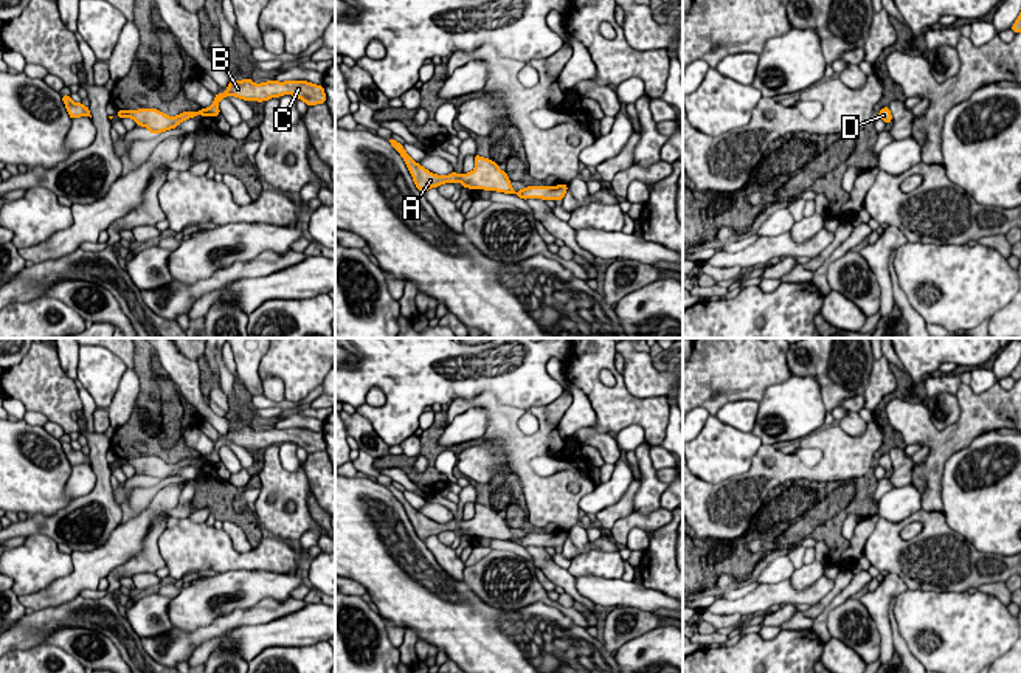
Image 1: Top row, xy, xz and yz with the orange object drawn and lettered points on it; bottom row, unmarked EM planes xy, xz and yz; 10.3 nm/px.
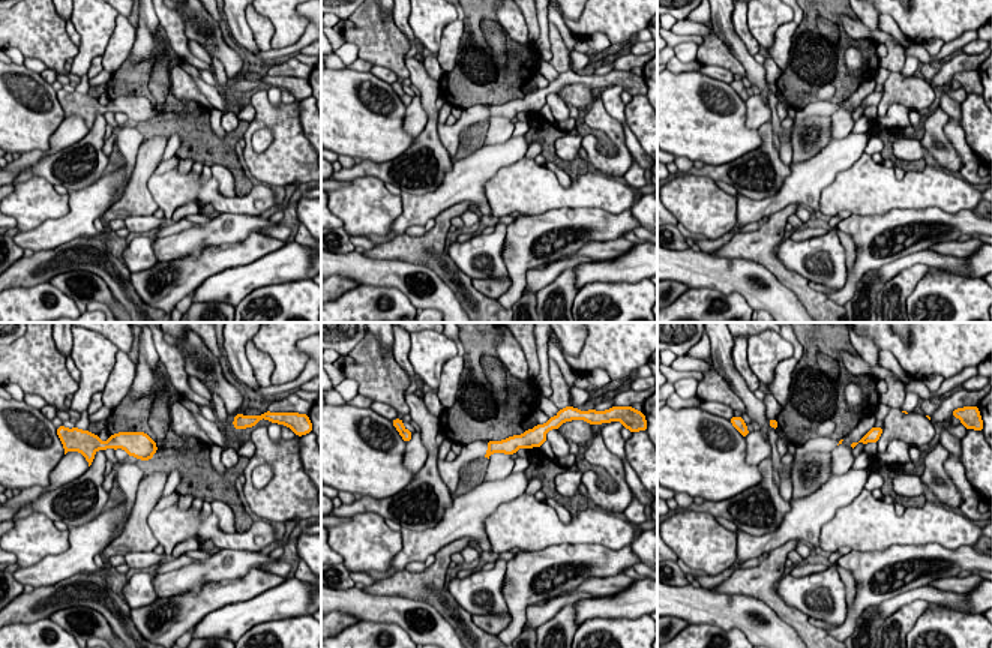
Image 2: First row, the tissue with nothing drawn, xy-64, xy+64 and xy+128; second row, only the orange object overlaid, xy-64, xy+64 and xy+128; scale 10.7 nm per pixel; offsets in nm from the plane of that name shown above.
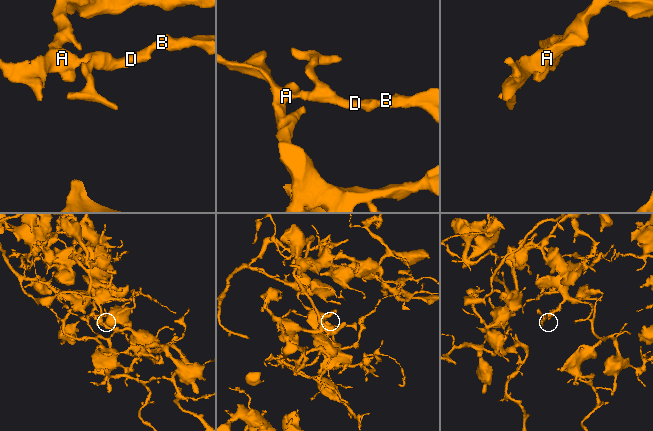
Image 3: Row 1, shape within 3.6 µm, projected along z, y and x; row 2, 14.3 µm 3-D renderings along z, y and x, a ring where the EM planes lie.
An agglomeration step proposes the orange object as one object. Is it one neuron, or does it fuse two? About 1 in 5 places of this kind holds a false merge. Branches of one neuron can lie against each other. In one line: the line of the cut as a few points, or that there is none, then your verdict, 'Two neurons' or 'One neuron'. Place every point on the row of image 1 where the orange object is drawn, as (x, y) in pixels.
No split. One neuron

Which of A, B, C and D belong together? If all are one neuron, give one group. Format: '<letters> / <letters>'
A B C D

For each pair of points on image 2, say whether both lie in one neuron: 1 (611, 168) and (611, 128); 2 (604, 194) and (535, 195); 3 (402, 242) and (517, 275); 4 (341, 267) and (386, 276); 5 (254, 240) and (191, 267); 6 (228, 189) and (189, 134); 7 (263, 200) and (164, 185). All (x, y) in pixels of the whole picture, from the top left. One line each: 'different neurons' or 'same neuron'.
1: same neuron
2: same neuron
3: different neurons
4: same neuron
5: same neuron
6: different neurons
7: same neuron

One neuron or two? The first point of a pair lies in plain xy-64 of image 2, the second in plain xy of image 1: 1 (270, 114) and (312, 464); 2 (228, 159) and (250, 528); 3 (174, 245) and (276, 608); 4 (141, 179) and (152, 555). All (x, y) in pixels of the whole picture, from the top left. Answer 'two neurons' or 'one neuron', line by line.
1: two neurons
2: one neuron
3: two neurons
4: one neuron

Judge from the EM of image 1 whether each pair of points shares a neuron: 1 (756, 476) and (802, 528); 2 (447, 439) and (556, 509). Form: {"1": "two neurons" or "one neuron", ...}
{"1": "two neurons", "2": "two neurons"}

